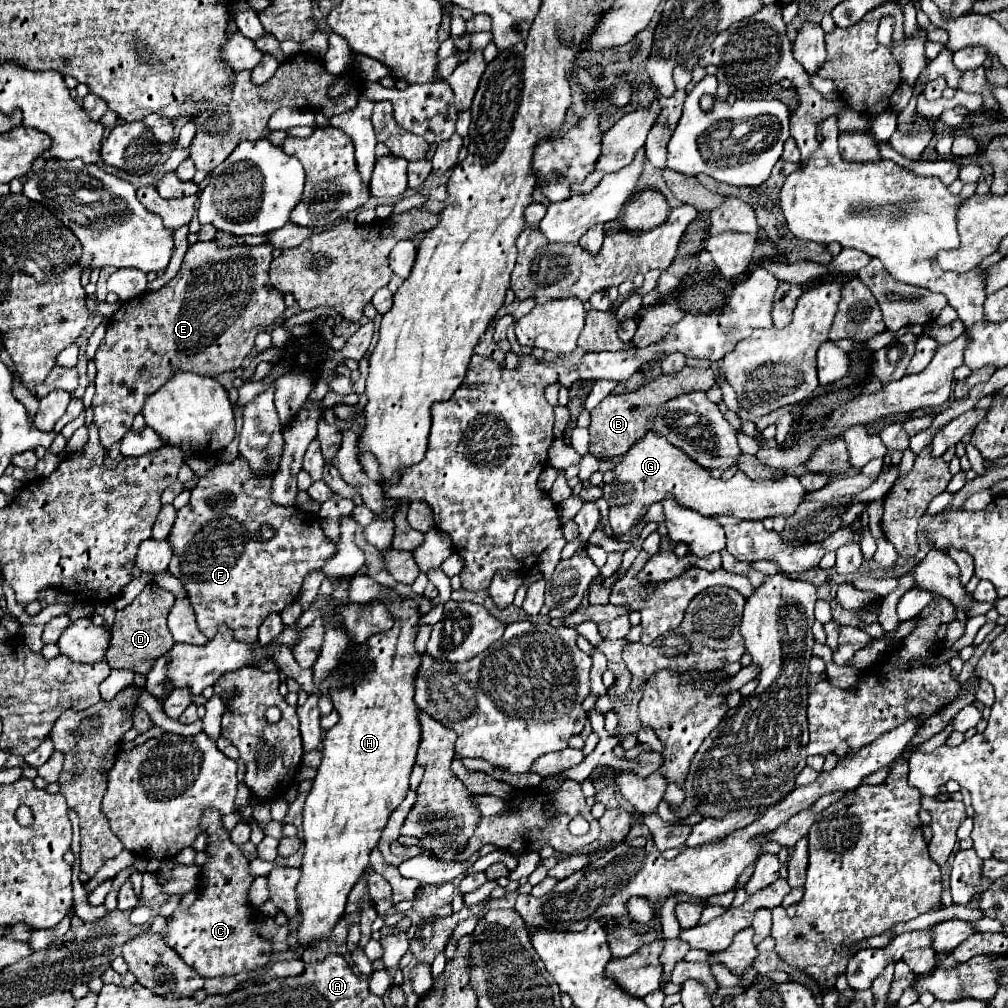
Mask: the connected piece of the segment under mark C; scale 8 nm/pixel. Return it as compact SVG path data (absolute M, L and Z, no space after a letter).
M207 811L201 819L201 831L209 835L209 863L201 871L199 899L189 909L177 909L163 937L169 947L173 947L187 965L191 965L203 977L237 975L241 971L253 971L263 967L271 955L271 943L261 939L253 923L253 911L247 905L247 891L253 881L249 873L249 861L231 843L229 833L221 829L221 815L217 811Z

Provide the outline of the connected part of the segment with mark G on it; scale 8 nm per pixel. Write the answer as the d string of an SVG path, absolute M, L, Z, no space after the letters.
M647 433L641 441L637 441L625 455L623 461L613 469L615 471L615 481L609 485L603 485L603 497L607 499L611 511L609 511L609 525L613 529L613 533L625 533L635 519L643 513L643 509L647 509L649 505L661 501L667 493L675 495L675 499L683 505L689 507L705 517L711 515L735 515L739 519L763 519L763 517L773 517L773 515L783 515L789 517L795 513L799 501L803 499L803 495L807 493L803 489L803 485L799 483L799 479L795 475L785 475L783 479L777 481L769 481L769 479L749 479L743 471L737 471L733 477L723 479L723 477L713 477L711 471L707 471L705 467L699 467L689 455L685 455L681 449L671 447L671 443L663 437L657 437L655 433Z

